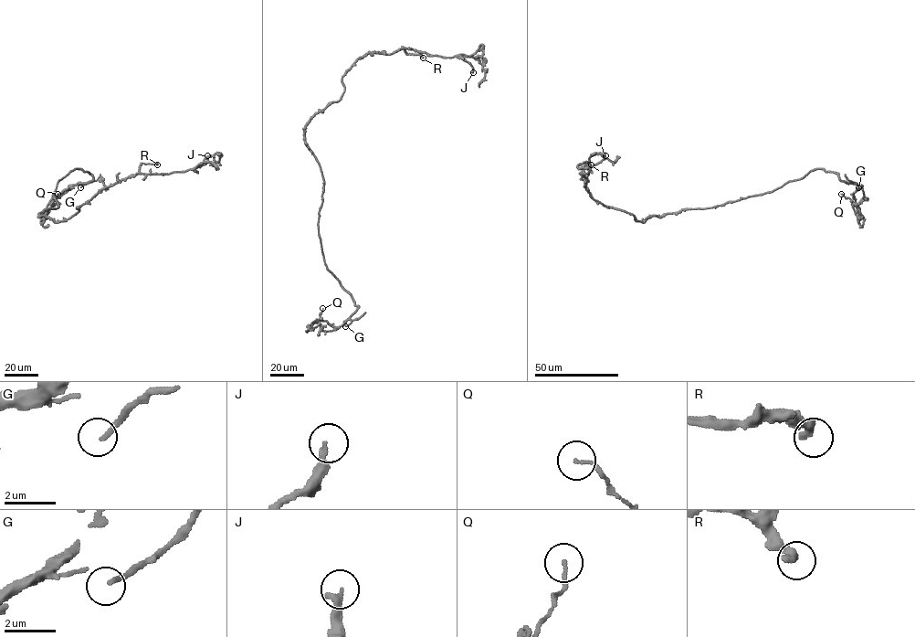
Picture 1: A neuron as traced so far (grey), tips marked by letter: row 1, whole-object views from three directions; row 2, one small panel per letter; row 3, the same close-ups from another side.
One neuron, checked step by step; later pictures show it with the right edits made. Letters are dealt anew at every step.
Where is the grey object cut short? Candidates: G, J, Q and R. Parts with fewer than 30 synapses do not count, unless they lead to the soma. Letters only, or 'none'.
J

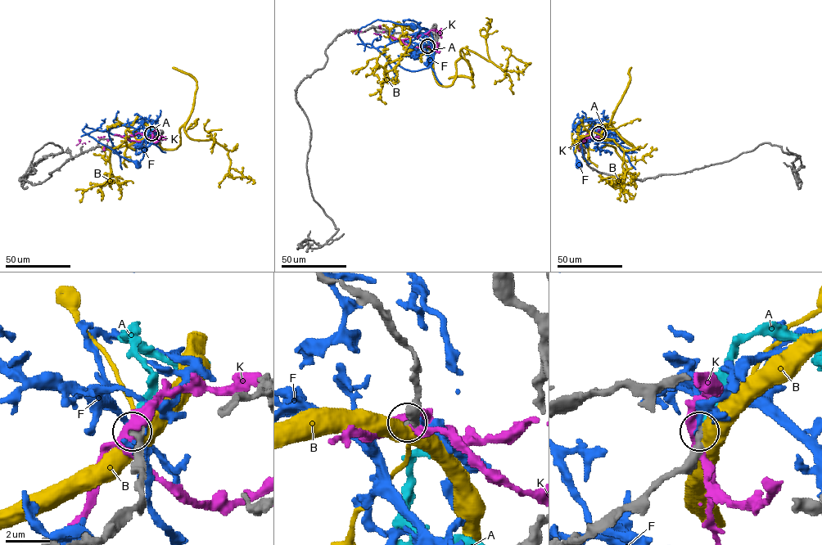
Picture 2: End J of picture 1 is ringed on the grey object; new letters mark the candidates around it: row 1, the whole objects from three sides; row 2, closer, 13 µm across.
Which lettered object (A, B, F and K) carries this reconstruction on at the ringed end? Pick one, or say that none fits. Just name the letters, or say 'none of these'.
A

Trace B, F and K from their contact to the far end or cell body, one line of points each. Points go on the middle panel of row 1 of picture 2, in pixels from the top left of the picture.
B: (427, 46), (435, 80), (444, 86), (452, 83), (464, 47), (503, 71), (513, 56), (527, 65), (522, 71)
F: (427, 46), (431, 65), (410, 71), (377, 48), (366, 46), (358, 34), (362, 27), (377, 20), (414, 25)
K: (427, 46), (412, 47), (390, 36), (352, 31)

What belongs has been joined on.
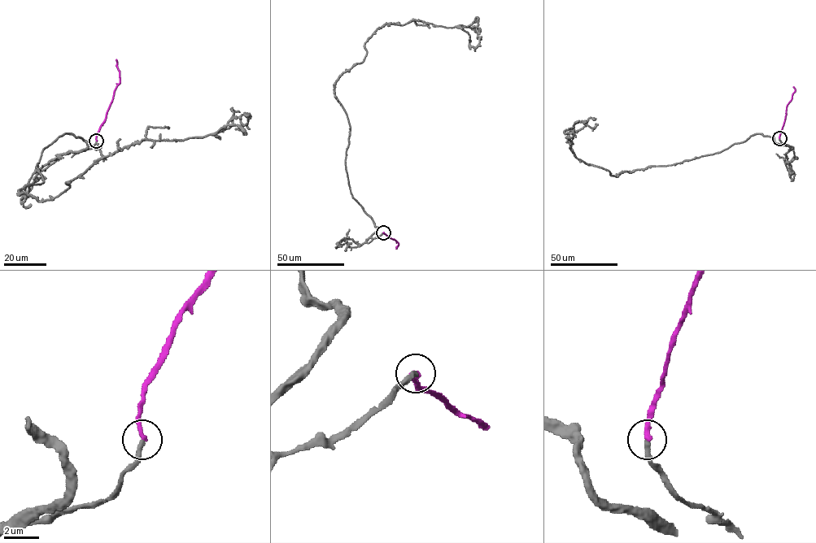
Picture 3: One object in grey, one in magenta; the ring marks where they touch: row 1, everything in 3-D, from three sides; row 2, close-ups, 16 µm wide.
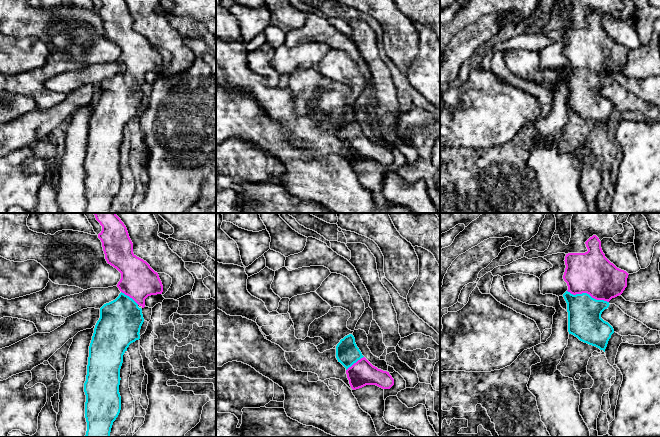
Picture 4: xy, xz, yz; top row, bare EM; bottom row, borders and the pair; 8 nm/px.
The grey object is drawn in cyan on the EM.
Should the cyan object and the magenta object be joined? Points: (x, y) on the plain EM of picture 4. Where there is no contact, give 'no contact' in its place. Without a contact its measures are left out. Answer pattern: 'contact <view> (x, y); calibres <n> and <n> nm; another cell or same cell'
contact yz (588, 70); calibres 280 and 340 nm; same cell

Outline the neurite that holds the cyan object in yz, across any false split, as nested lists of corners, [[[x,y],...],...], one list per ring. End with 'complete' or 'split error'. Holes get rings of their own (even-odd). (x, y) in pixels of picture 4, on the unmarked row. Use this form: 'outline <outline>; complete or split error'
outline [[[596,11],[590,13],[586,18],[588,25],[585,29],[568,29],[565,32],[564,57],[567,59],[568,66],[563,70],[567,79],[568,88],[568,108],[580,117],[595,122],[605,128],[608,117],[614,109],[613,103],[601,94],[602,88],[609,83],[609,77],[623,69],[627,63],[628,49],[617,44],[611,39],[602,27],[601,17]]]; split error

